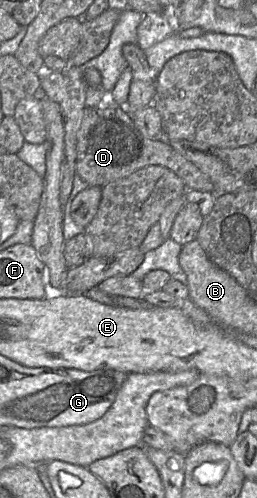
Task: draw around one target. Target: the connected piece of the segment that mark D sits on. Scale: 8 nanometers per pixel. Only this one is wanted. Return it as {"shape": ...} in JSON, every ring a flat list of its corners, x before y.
{"shape":[[125,106,85,109,77,132,76,174,89,186,103,187,150,165,160,165,172,170,183,180,187,189,215,193,210,178,174,150,168,141,145,136]]}

